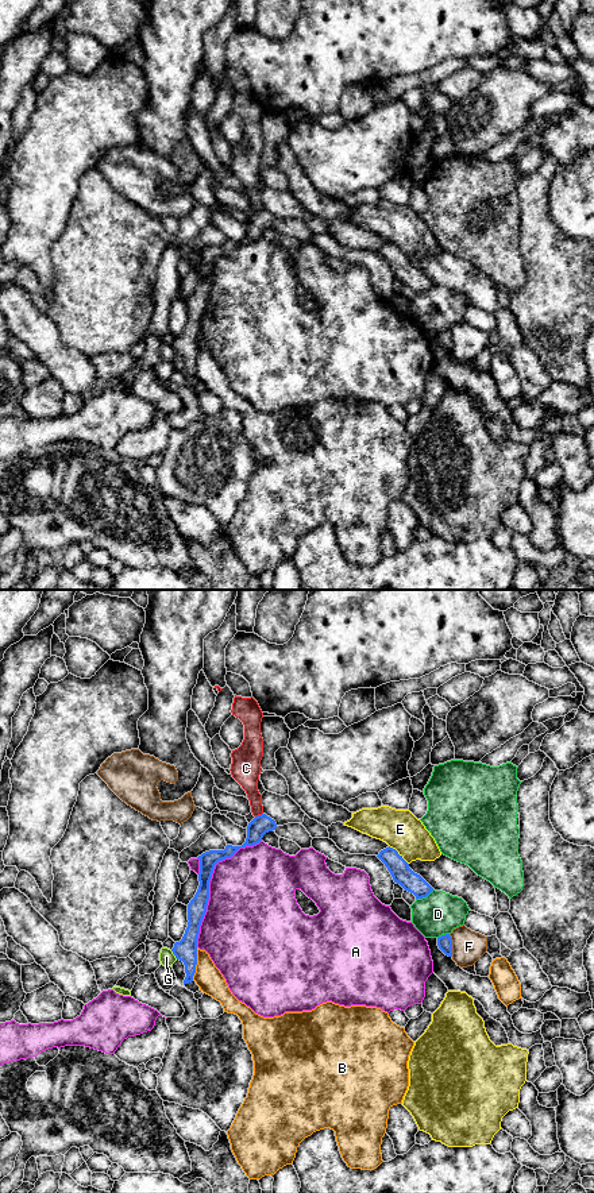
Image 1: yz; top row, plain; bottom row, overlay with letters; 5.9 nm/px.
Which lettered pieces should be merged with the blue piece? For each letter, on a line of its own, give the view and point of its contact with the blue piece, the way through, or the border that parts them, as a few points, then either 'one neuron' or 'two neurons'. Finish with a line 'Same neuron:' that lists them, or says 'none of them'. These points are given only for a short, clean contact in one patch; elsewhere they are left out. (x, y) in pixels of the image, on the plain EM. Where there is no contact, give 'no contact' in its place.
A: contact yz (208, 278); two neurons
B: contact yz (196, 359); two neurons
C: contact yz (258, 211); border yz (262, 208), (255, 212); two neurons
D: contact yz (424, 292); two neurons
E: contact yz (398, 250); two neurons
F: contact yz (451, 340); two neurons
G: contact yz (173, 348); border yz (170, 346), (177, 354); two neurons
Same neuron: none of them

